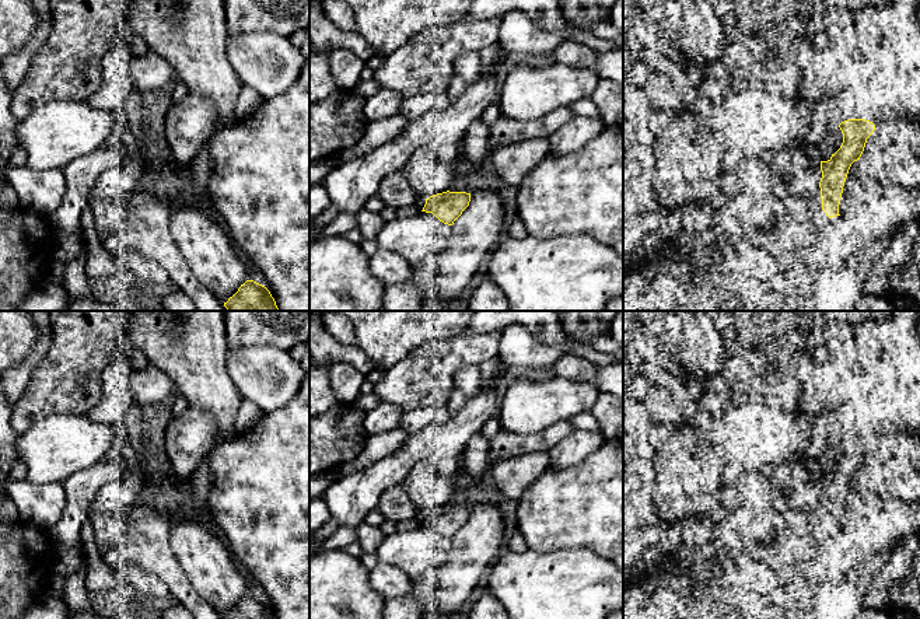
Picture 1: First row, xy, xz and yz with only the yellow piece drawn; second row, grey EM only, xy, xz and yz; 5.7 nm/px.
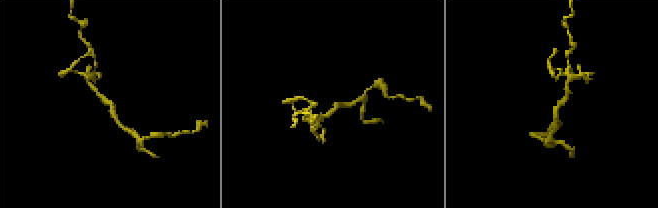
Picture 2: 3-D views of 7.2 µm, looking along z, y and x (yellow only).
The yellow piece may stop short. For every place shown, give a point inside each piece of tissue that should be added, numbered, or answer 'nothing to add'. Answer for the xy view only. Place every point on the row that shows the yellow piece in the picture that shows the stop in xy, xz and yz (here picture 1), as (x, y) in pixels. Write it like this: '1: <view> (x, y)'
nothing to add

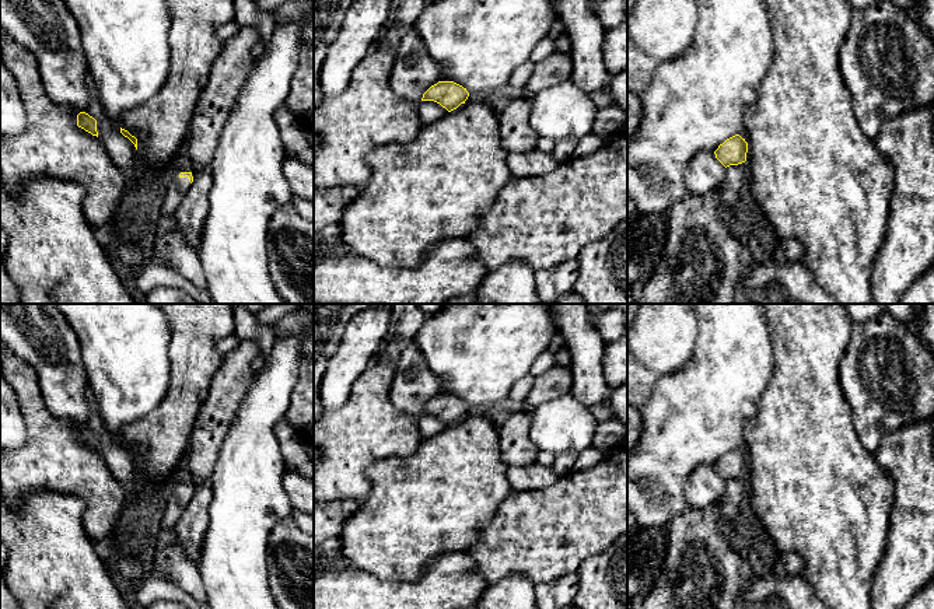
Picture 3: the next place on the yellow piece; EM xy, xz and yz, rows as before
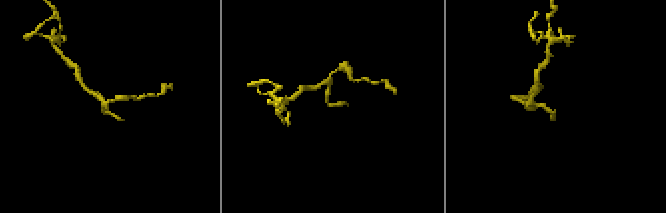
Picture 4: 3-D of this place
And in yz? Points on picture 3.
nothing to add

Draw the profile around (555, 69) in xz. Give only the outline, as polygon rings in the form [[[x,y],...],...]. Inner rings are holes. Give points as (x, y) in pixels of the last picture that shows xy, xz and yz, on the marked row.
[[[555,50],[549,57],[534,66],[534,71],[524,90],[532,98],[542,90],[570,80],[573,62],[570,55]]]

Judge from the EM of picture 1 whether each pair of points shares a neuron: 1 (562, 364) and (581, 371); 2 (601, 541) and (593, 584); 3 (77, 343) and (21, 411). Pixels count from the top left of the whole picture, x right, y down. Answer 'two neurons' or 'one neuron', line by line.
1: one neuron
2: two neurons
3: one neuron

